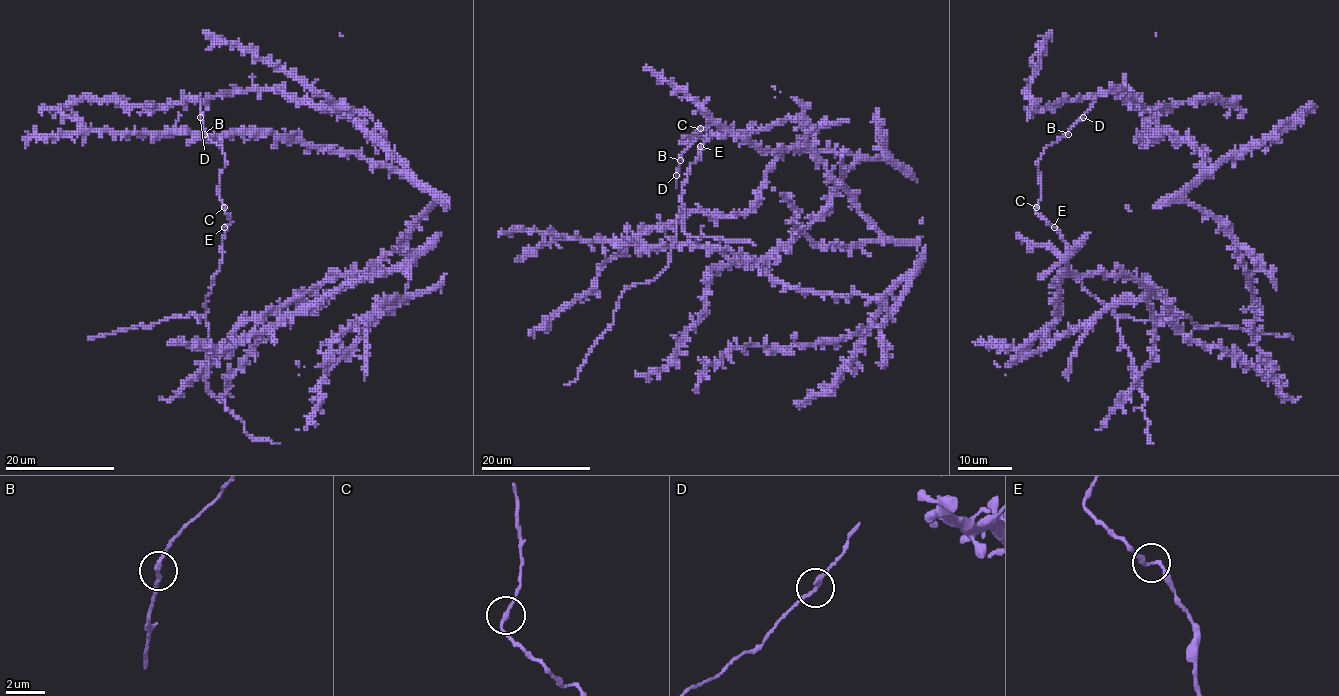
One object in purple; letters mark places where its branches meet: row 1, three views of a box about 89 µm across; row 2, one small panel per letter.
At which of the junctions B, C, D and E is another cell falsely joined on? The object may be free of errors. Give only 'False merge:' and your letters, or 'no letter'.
False merge: no letter

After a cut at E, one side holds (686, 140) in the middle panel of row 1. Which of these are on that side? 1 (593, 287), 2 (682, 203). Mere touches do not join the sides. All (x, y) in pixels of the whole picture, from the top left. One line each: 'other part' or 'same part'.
1: same part
2: other part

